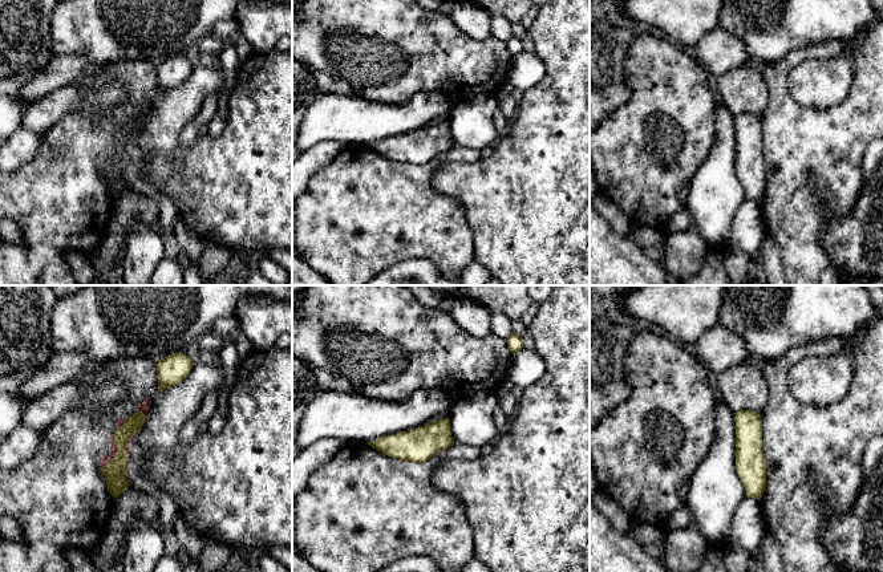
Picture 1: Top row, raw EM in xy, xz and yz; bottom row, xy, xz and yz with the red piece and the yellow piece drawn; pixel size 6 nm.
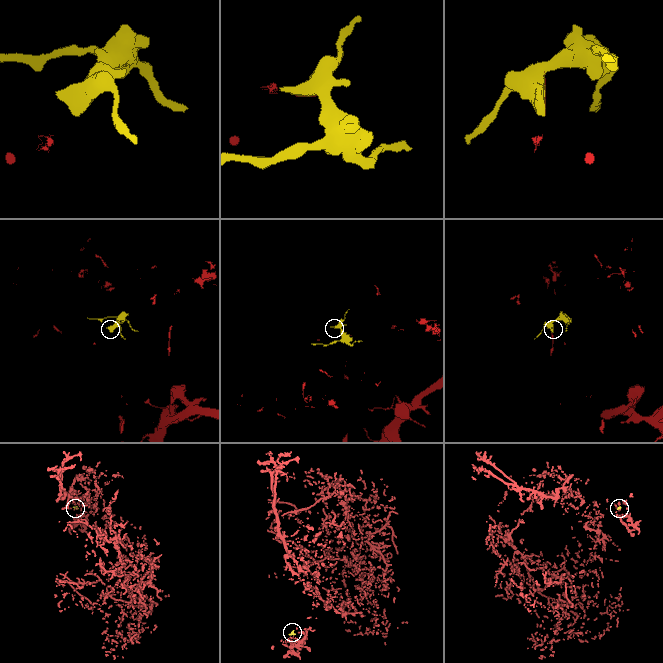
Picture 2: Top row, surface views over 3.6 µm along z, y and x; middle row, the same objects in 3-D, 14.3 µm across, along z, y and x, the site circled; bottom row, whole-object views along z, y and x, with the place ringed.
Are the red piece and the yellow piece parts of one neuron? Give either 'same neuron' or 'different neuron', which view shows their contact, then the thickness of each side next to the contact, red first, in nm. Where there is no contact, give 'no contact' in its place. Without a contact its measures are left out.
different neuron; meets red in xy; 50 nm thick on the red side, 140 nm on the other

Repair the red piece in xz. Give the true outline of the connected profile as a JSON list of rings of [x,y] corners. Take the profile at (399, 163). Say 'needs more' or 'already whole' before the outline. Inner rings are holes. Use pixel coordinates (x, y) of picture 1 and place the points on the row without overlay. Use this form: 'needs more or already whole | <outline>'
needs more | [[[345,143],[344,150],[328,166],[315,173],[305,191],[295,198],[295,248],[331,285],[365,285],[386,268],[408,259],[429,259],[445,277],[461,283],[463,269],[475,260],[473,232],[465,207],[457,199],[437,192],[430,178],[446,163],[475,163],[481,159],[481,151],[454,146],[428,165],[417,166],[388,159],[362,143]]]

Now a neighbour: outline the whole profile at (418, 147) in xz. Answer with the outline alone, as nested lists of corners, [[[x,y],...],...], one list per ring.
[[[449,119],[413,133],[366,145],[377,154],[398,163],[425,165],[454,147]]]

